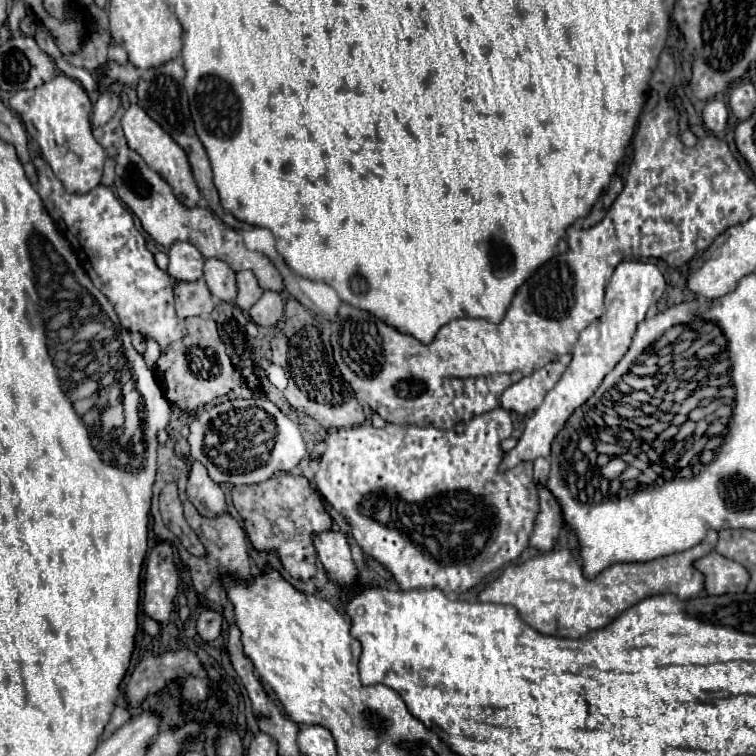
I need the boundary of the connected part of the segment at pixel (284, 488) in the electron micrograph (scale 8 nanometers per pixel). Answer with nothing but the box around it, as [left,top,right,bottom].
[231,474,331,580]

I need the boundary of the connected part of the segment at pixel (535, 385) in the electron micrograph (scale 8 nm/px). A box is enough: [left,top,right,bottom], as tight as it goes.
[501,360,565,414]

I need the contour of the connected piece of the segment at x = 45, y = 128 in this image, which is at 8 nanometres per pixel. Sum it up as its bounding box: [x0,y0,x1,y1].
[9,74,105,194]

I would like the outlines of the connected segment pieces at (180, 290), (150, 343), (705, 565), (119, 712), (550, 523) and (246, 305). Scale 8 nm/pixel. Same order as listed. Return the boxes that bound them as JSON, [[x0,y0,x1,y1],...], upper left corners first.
[[173,278,215,318],[143,338,159,370],[693,552,749,596],[101,706,129,740],[529,486,563,552],[235,270,265,310]]

